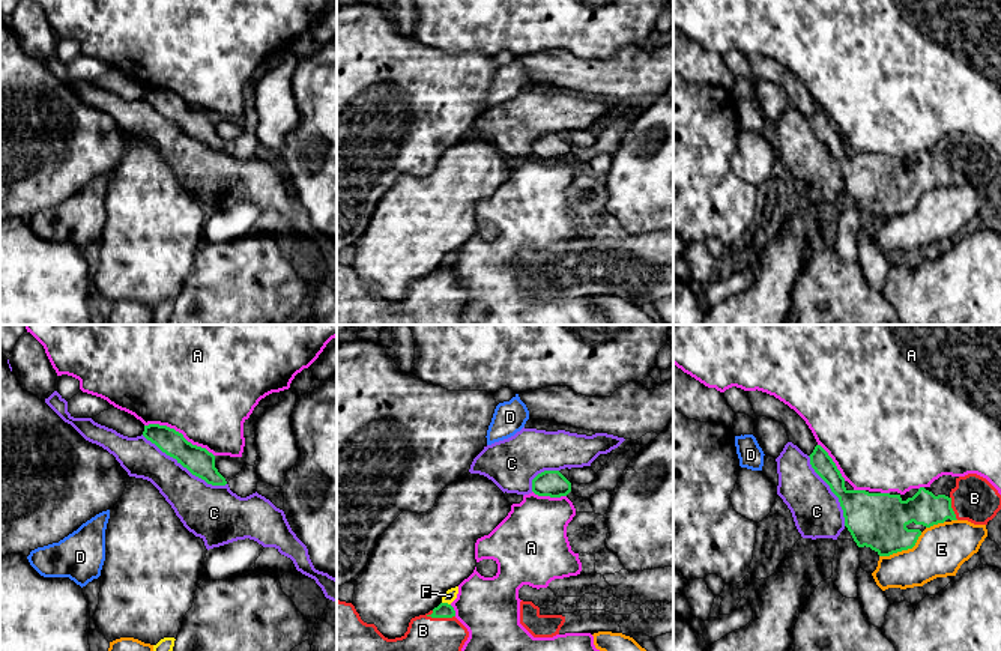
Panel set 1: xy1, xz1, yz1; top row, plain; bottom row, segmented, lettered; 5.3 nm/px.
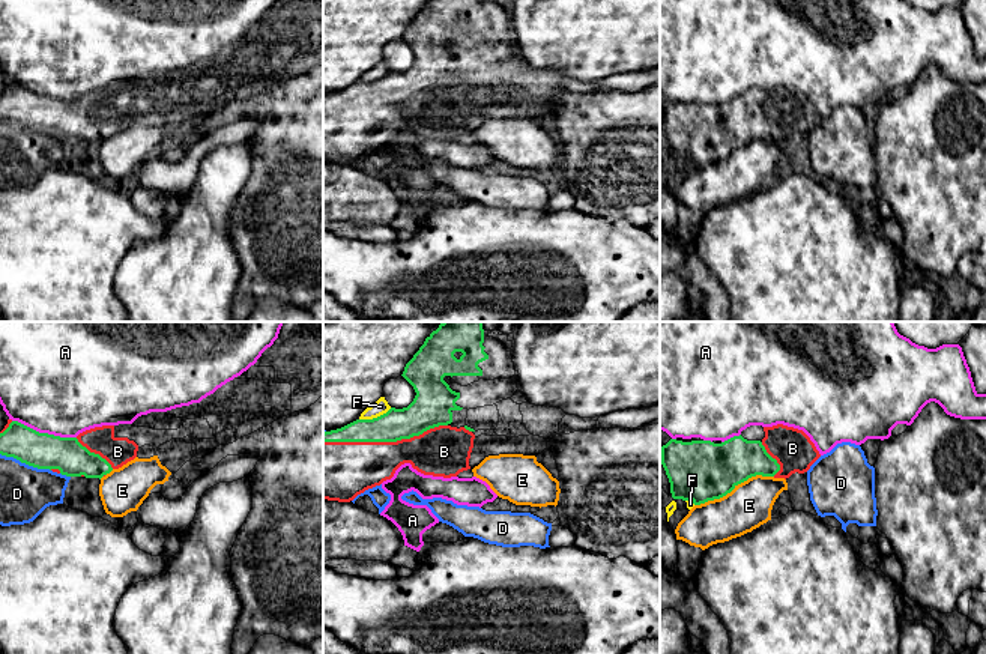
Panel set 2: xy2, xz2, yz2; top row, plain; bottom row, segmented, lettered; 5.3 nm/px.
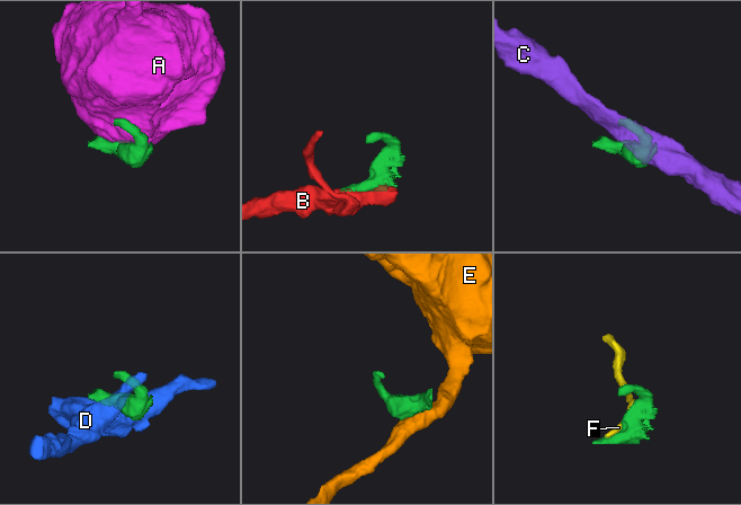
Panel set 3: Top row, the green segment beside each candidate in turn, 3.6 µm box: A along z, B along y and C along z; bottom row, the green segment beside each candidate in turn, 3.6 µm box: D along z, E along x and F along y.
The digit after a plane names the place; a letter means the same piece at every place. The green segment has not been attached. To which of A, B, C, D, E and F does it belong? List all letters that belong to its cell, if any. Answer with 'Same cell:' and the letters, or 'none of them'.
Same cell: B

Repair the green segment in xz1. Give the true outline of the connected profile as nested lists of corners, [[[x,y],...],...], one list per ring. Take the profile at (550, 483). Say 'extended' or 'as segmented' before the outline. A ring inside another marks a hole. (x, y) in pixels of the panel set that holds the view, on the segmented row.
as segmented; [[[544,471],[532,480],[532,492],[538,496],[561,498],[571,492],[571,483],[559,471]]]

